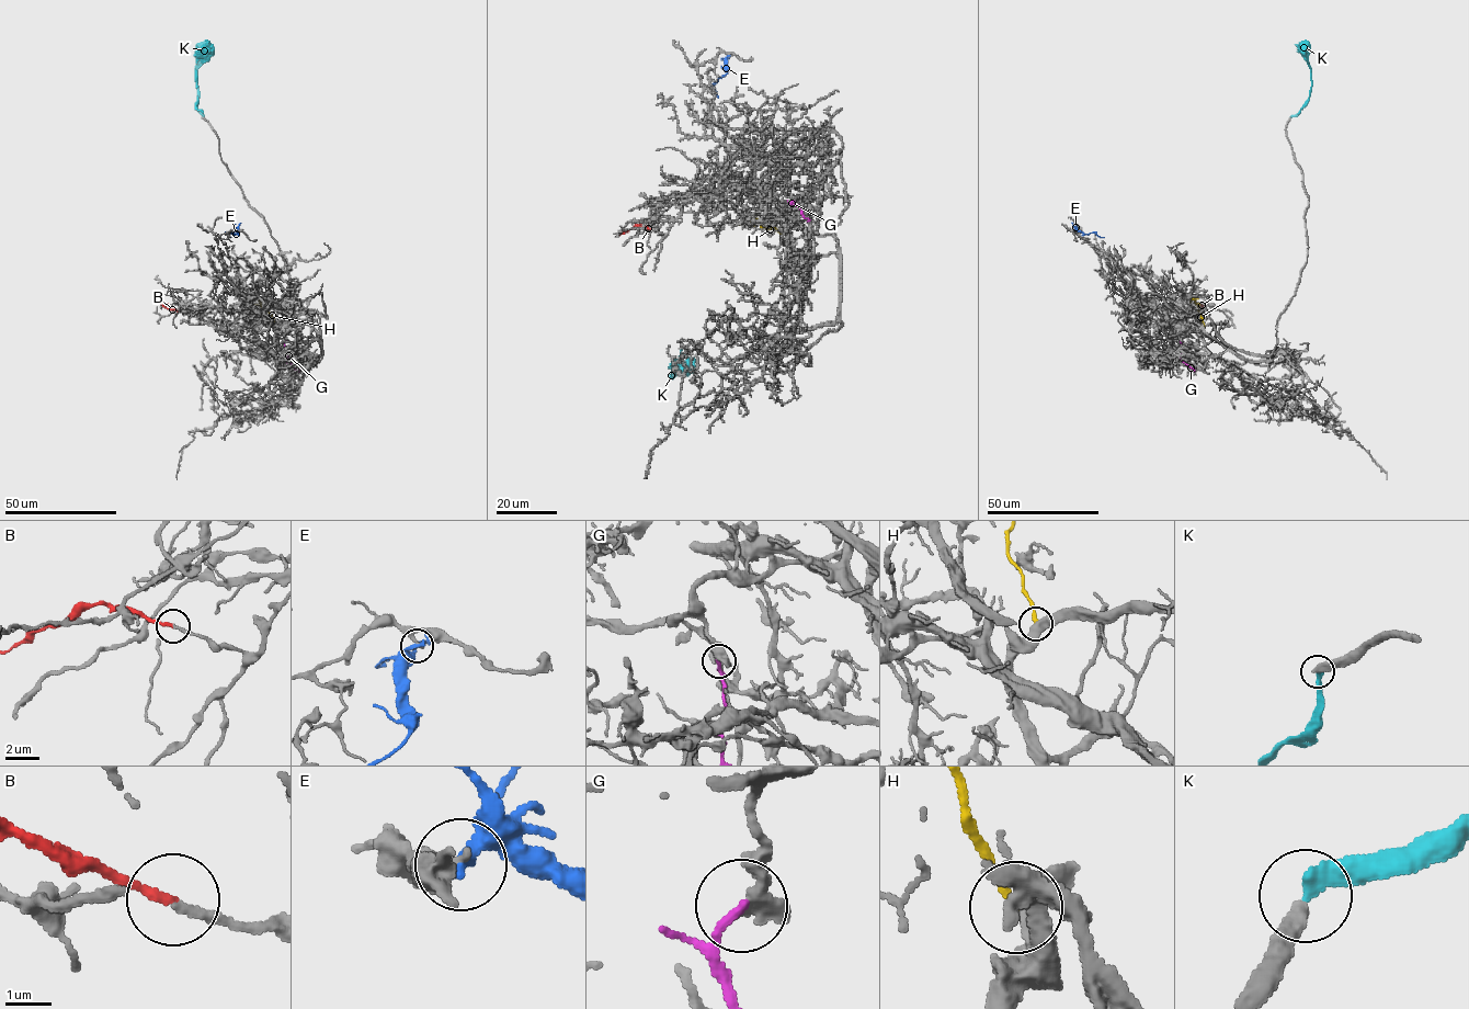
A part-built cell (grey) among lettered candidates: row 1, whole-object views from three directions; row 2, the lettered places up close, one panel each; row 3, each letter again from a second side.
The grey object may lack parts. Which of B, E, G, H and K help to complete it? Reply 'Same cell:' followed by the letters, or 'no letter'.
Same cell: B

